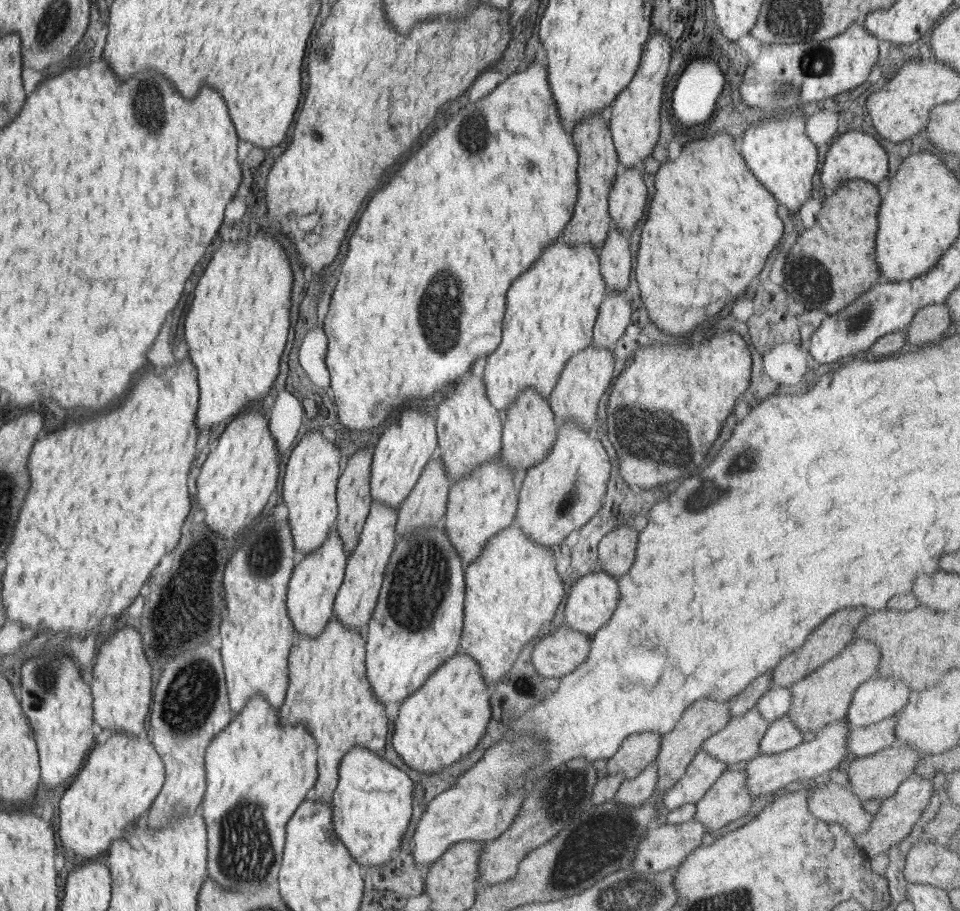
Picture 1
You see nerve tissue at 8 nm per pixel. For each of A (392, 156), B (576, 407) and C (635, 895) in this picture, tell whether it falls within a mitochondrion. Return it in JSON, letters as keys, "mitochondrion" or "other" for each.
{"A":"other","B":"other","C":"mitochondrion"}

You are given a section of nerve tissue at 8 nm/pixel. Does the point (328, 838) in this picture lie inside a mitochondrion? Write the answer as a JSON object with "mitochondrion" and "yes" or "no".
{"mitochondrion":"no"}

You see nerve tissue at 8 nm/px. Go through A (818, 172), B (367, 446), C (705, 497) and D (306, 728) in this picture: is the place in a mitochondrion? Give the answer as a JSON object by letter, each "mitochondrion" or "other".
{"A":"other","B":"other","C":"mitochondrion","D":"other"}

